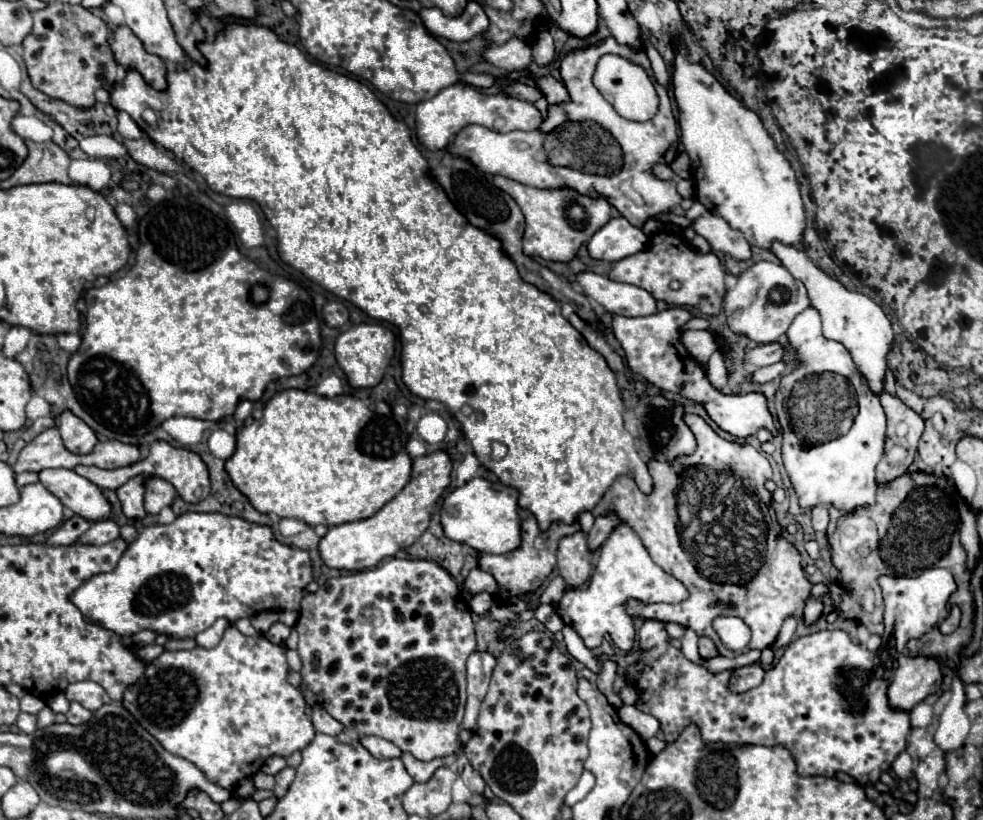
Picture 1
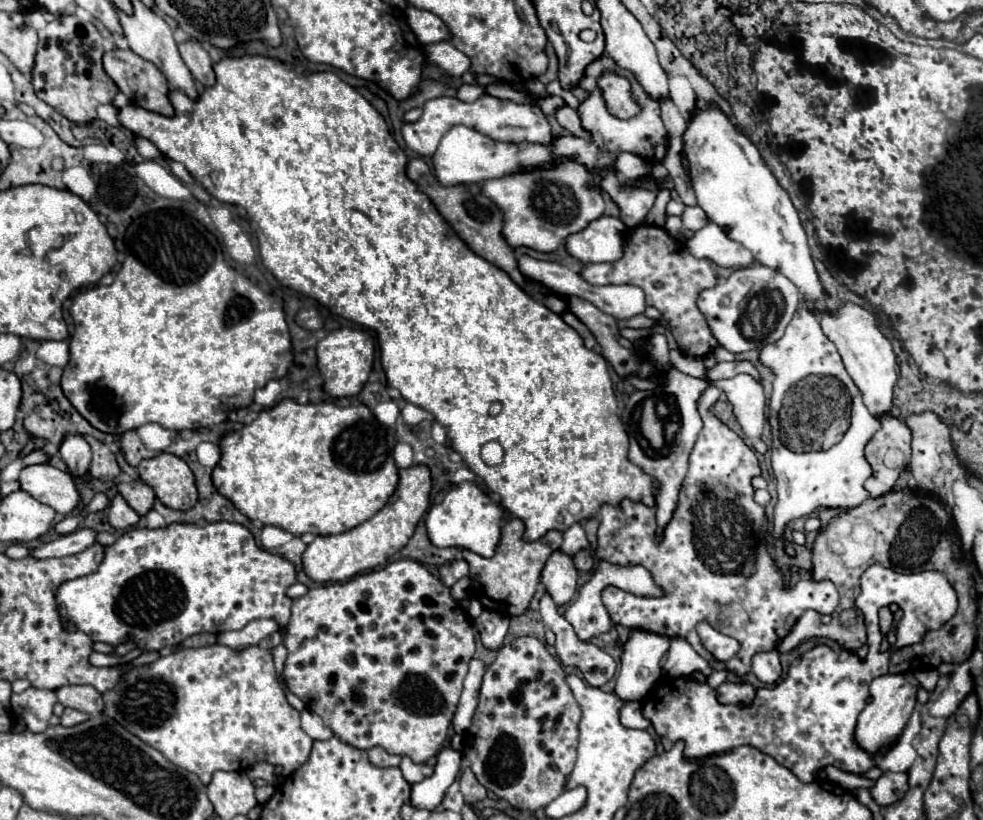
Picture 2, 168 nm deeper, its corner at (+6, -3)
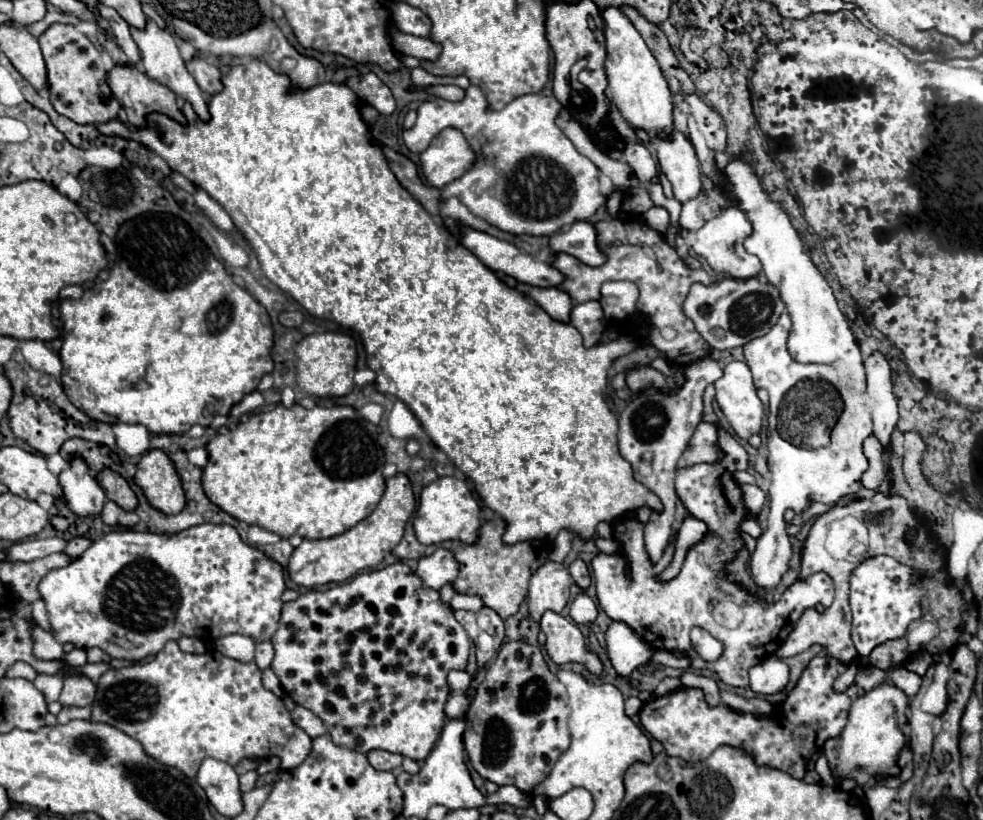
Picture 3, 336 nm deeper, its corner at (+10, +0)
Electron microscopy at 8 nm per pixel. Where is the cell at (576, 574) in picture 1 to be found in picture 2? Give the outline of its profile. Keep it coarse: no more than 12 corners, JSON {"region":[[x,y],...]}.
{"region":[[560,549],[544,565],[542,583],[558,605],[578,589],[574,559]]}

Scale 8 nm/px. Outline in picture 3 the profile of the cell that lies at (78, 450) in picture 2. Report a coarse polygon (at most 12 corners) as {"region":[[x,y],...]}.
{"region":[[82,458],[60,474],[66,506],[98,516],[106,496]]}

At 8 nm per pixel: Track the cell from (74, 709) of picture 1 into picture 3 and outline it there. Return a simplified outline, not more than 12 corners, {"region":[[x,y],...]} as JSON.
{"region":[[64,706],[58,722],[66,724],[74,718],[88,720],[90,708]]}

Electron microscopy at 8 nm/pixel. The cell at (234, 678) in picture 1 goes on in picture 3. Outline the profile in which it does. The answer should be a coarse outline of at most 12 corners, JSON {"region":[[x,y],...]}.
{"region":[[166,642],[100,676],[92,720],[188,778],[312,738],[254,662]]}

